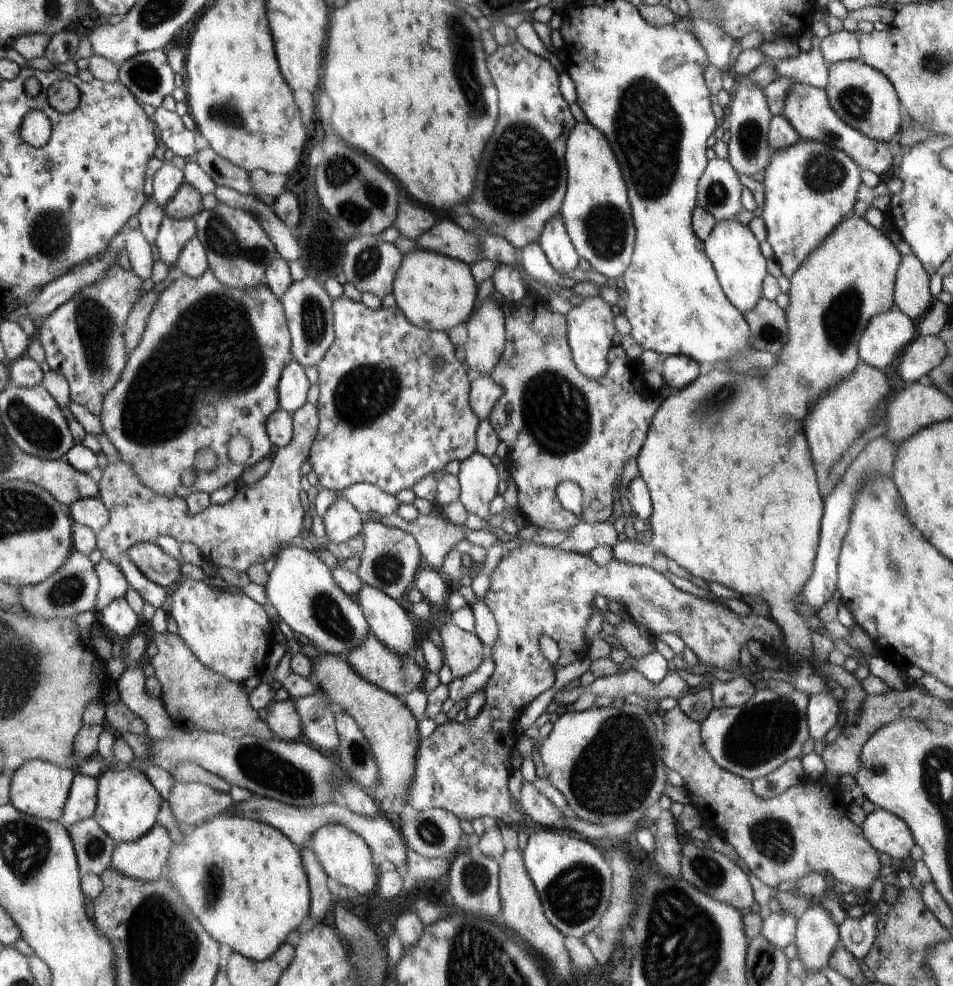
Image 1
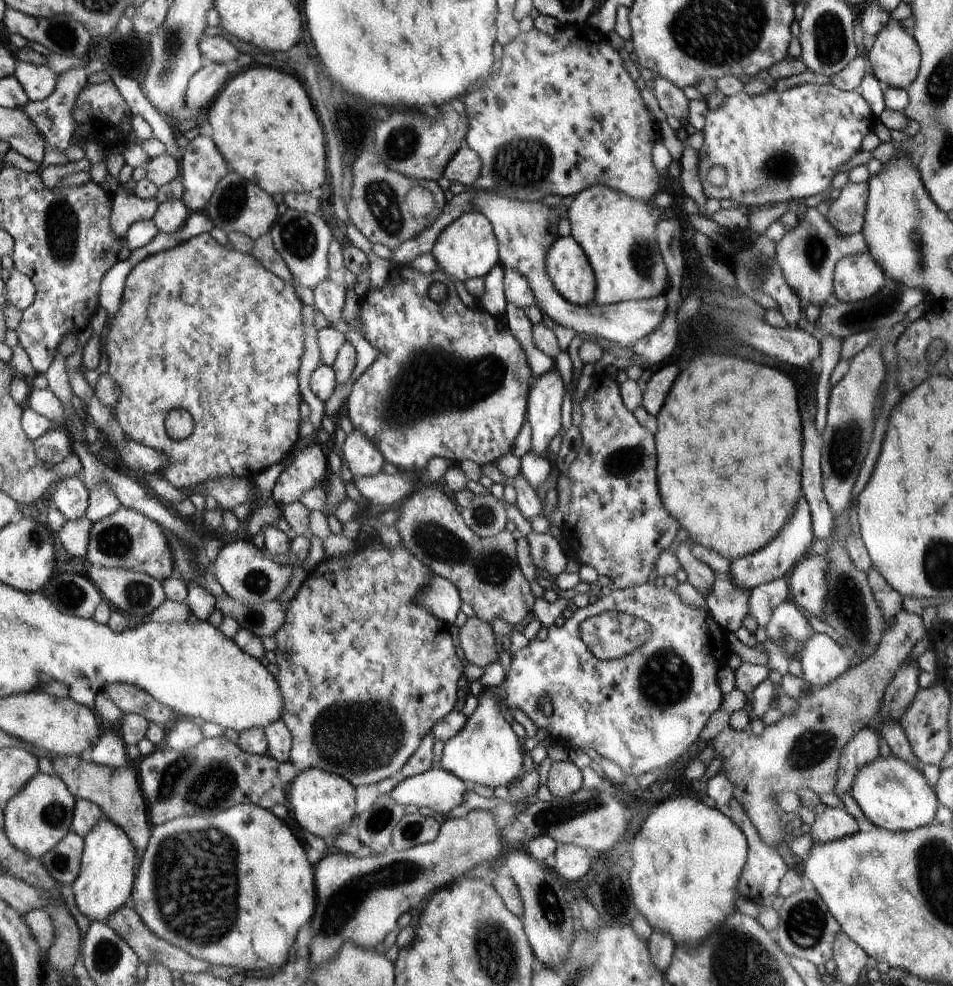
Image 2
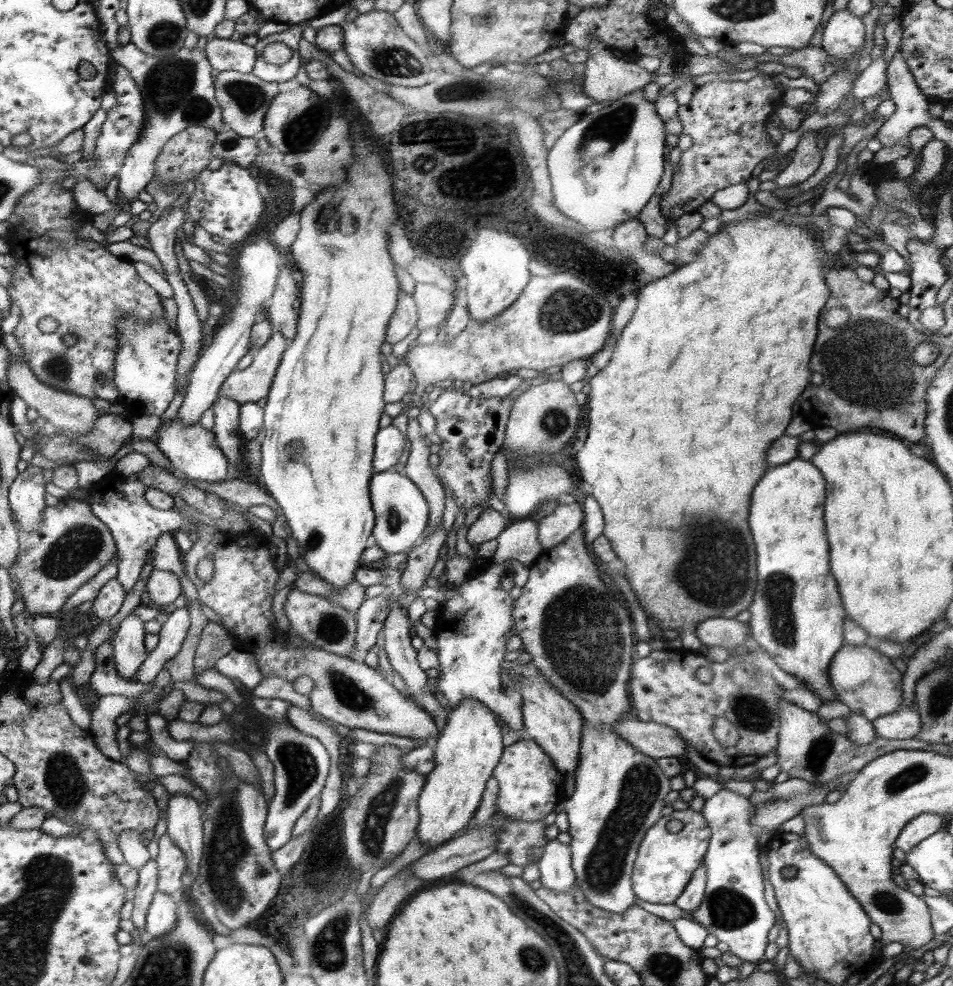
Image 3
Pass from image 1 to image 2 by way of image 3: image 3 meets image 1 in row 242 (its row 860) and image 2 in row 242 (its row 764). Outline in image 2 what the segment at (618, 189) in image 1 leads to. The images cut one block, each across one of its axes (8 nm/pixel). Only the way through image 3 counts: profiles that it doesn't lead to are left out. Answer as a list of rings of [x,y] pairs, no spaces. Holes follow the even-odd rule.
[[[592,185],[578,193],[567,208],[567,219],[571,224],[571,237],[582,247],[594,271],[597,305],[641,301],[664,294],[670,281],[655,233],[656,226],[662,219],[660,212],[649,202],[629,197],[626,193],[602,185]]]

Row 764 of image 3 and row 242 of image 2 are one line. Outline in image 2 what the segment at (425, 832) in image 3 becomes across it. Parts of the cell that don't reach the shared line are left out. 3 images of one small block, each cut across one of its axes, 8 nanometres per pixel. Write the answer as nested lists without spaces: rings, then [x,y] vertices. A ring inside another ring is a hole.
[[[466,213],[444,227],[438,235],[430,254],[439,268],[454,281],[483,279],[499,262],[498,243],[490,221],[482,213]]]

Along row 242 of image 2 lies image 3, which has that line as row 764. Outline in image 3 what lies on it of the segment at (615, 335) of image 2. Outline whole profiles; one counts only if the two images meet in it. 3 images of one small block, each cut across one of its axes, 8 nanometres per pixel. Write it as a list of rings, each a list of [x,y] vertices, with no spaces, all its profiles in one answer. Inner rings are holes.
[[[523,737],[506,747],[499,763],[493,770],[493,777],[498,781],[498,813],[510,821],[544,821],[563,801],[565,779],[555,769],[552,759],[532,739]]]

